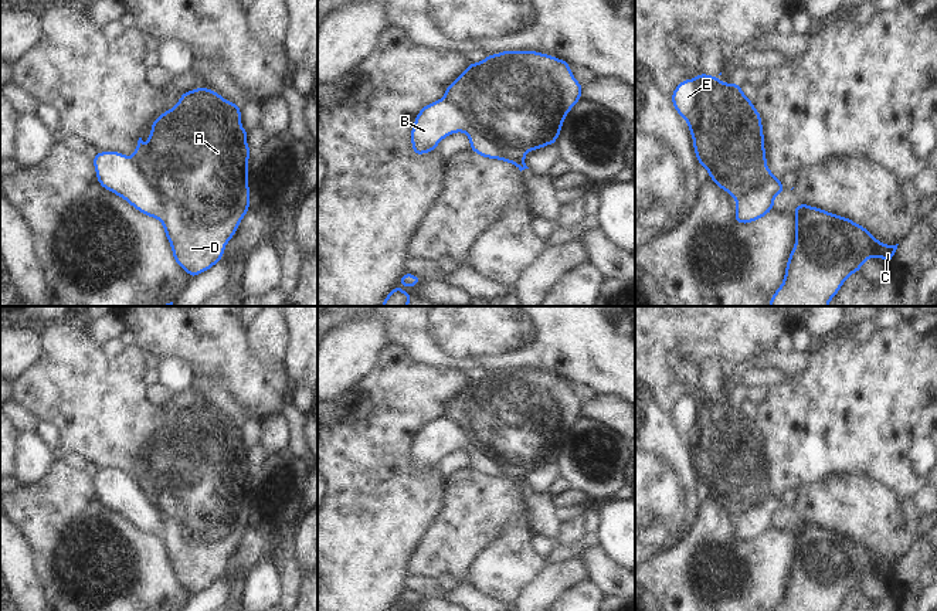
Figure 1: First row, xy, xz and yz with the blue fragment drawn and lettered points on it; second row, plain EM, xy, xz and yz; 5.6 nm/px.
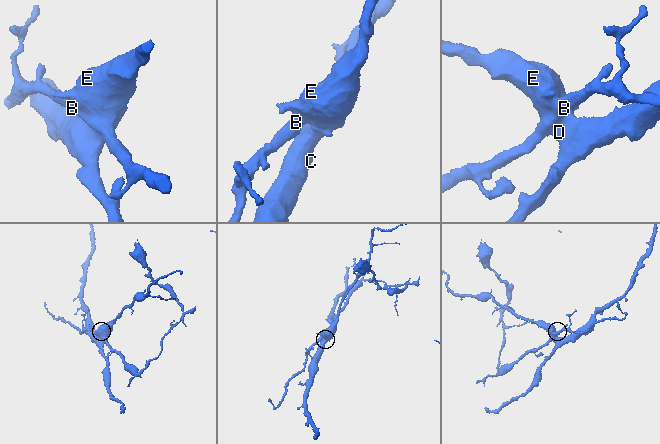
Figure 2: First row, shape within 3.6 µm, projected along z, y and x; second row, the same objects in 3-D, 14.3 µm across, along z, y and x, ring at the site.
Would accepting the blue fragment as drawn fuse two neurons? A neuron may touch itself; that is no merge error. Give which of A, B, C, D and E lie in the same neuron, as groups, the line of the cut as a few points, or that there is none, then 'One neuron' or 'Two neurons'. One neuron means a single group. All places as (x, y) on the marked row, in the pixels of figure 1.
Groups: A C D E / B. Split along xy (131, 159), (148, 172), (148, 182), (160, 189), (162, 219). Two neurons

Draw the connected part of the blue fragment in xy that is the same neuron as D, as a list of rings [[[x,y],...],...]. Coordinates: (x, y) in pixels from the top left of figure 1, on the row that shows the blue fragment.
[[[204,86],[180,94],[180,102],[160,113],[152,123],[147,146],[139,138],[132,160],[149,172],[150,187],[160,187],[163,203],[162,225],[170,242],[174,262],[191,278],[208,271],[223,259],[227,242],[234,237],[244,215],[249,211],[248,160],[251,149],[241,125],[241,108],[214,89]]]

